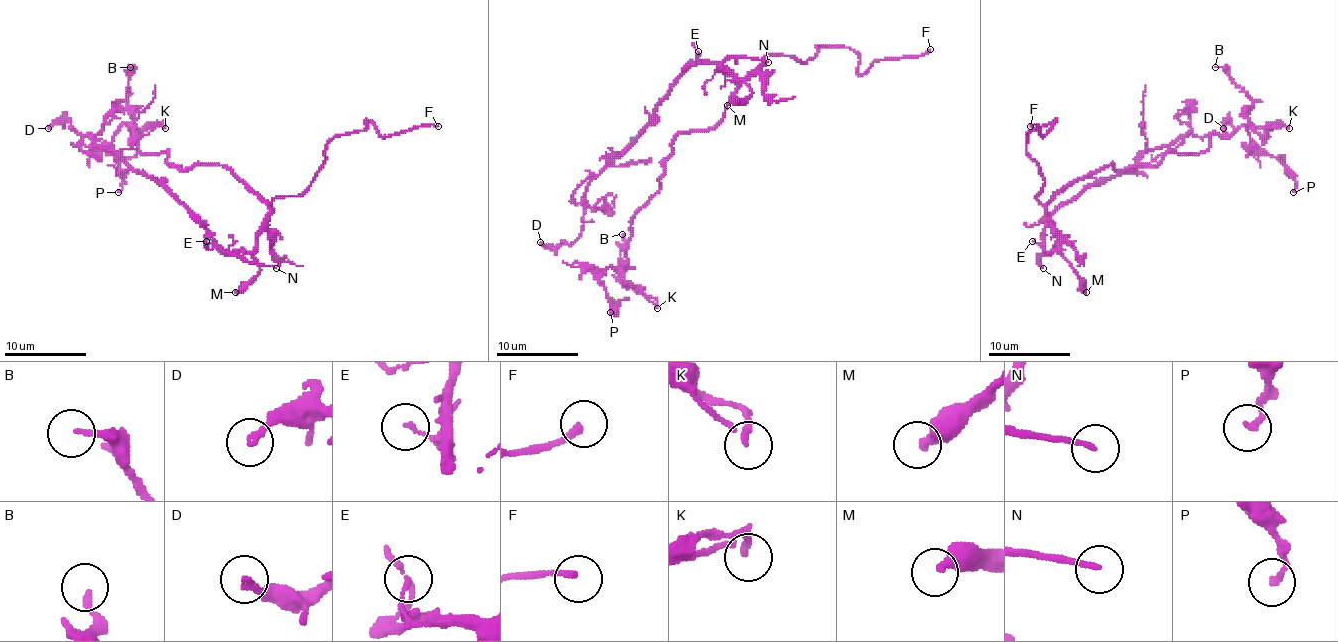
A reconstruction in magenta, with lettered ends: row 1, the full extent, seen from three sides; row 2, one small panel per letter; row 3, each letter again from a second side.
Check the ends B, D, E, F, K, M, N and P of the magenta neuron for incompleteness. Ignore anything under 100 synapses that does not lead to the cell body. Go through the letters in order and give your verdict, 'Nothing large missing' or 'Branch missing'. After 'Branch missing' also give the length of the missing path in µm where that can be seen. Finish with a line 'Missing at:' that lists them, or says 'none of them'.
B: Nothing large missing
D: Nothing large missing
E: Nothing large missing
F: Branch missing. Missing length about 30 µm
K: Nothing large missing
M: Nothing large missing
N: Nothing large missing
P: Nothing large missing
Missing at: F

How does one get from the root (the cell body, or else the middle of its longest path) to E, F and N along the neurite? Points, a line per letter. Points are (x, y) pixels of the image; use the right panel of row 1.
E: (1047, 208), (1047, 218), (1057, 237), (1059, 251), (1047, 251), (1032, 241)
F: (1047, 208), (1034, 198), (1045, 177), (1026, 151), (1026, 134), (1055, 120), (1043, 136), (1034, 124), (1030, 126)
N: (1047, 208), (1047, 218), (1057, 237), (1059, 251), (1045, 251), (1038, 257), (1043, 268)

